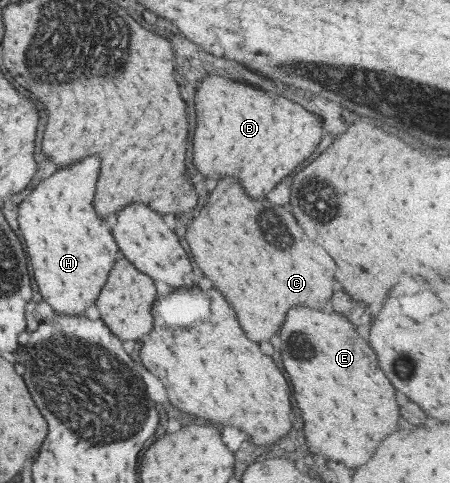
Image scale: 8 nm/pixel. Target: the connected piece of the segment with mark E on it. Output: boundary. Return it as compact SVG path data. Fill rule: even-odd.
M293 307L283 323L281 345L281 361L291 379L297 407L305 419L305 435L311 453L339 461L347 467L357 465L357 461L361 461L361 453L365 453L369 445L377 445L377 441L381 441L389 429L397 429L399 405L395 401L395 389L379 369L377 355L367 341L359 337L347 317L339 313L315 311L309 307Z

